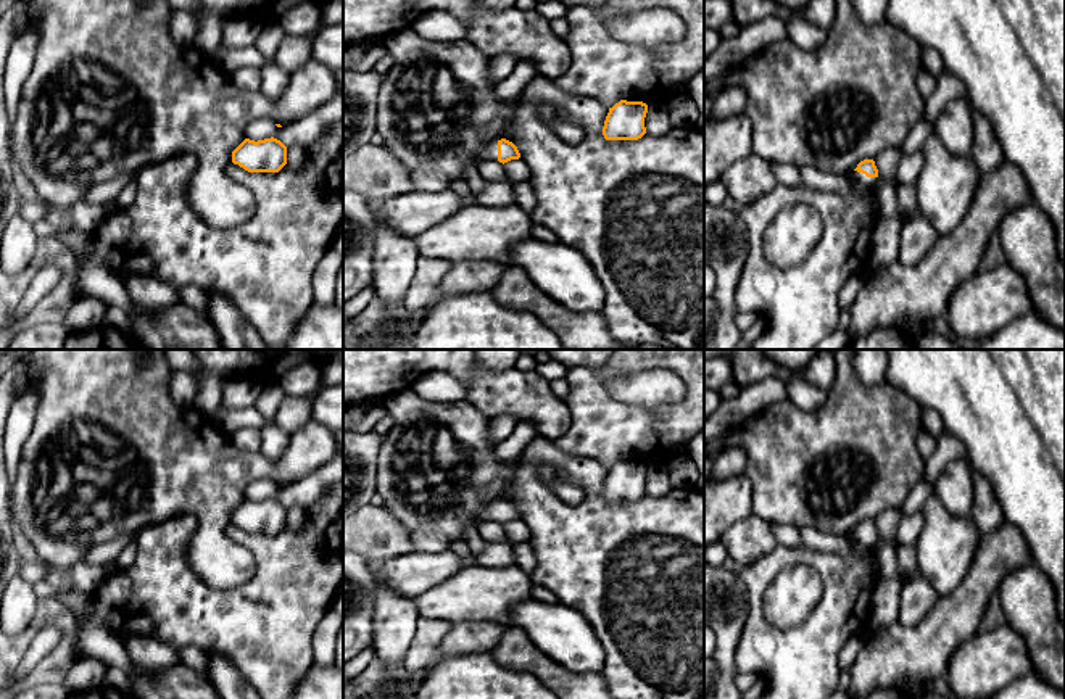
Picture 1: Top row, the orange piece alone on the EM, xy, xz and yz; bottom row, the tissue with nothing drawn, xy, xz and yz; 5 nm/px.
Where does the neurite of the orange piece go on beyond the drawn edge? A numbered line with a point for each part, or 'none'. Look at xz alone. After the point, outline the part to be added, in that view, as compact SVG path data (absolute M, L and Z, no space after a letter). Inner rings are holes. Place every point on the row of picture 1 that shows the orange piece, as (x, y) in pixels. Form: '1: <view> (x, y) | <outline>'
1: xz (490, 148) | M490 140L483 145L482 159L498 159L498 140Z

